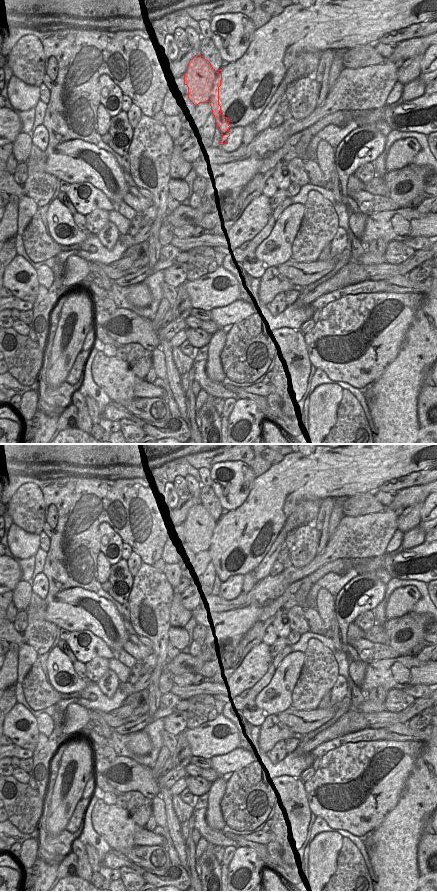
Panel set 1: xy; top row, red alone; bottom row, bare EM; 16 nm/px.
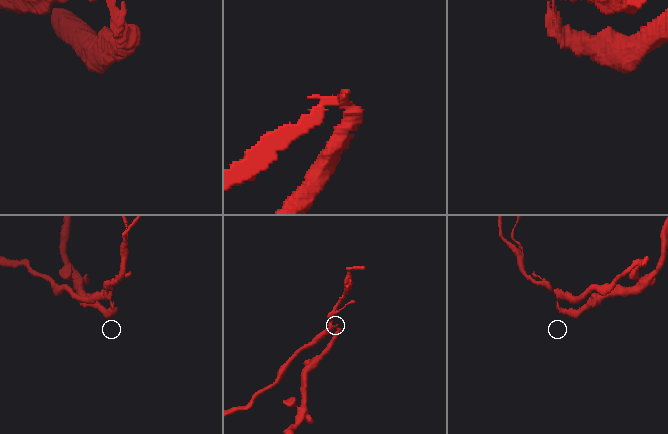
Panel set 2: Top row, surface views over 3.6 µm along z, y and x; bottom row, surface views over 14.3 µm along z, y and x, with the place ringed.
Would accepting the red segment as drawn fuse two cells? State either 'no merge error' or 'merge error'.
merge error

